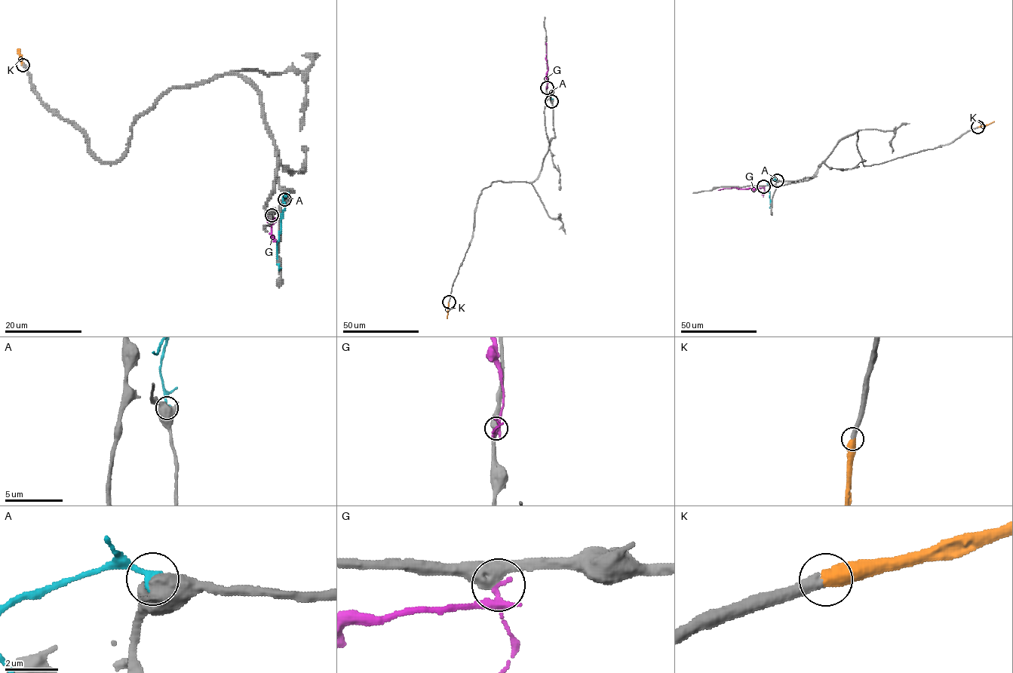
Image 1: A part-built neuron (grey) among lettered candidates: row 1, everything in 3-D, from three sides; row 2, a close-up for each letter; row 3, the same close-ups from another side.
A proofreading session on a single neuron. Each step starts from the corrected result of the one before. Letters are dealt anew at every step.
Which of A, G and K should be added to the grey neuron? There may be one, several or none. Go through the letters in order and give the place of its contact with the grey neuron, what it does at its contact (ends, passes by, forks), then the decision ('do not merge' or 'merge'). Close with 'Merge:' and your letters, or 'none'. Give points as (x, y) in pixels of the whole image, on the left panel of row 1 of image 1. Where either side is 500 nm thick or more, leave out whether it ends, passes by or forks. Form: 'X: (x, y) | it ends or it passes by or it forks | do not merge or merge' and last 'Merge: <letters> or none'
A: (284, 199) | do not merge
G: (271, 215) | do not merge
K: (23, 65) | merge
Merge: K

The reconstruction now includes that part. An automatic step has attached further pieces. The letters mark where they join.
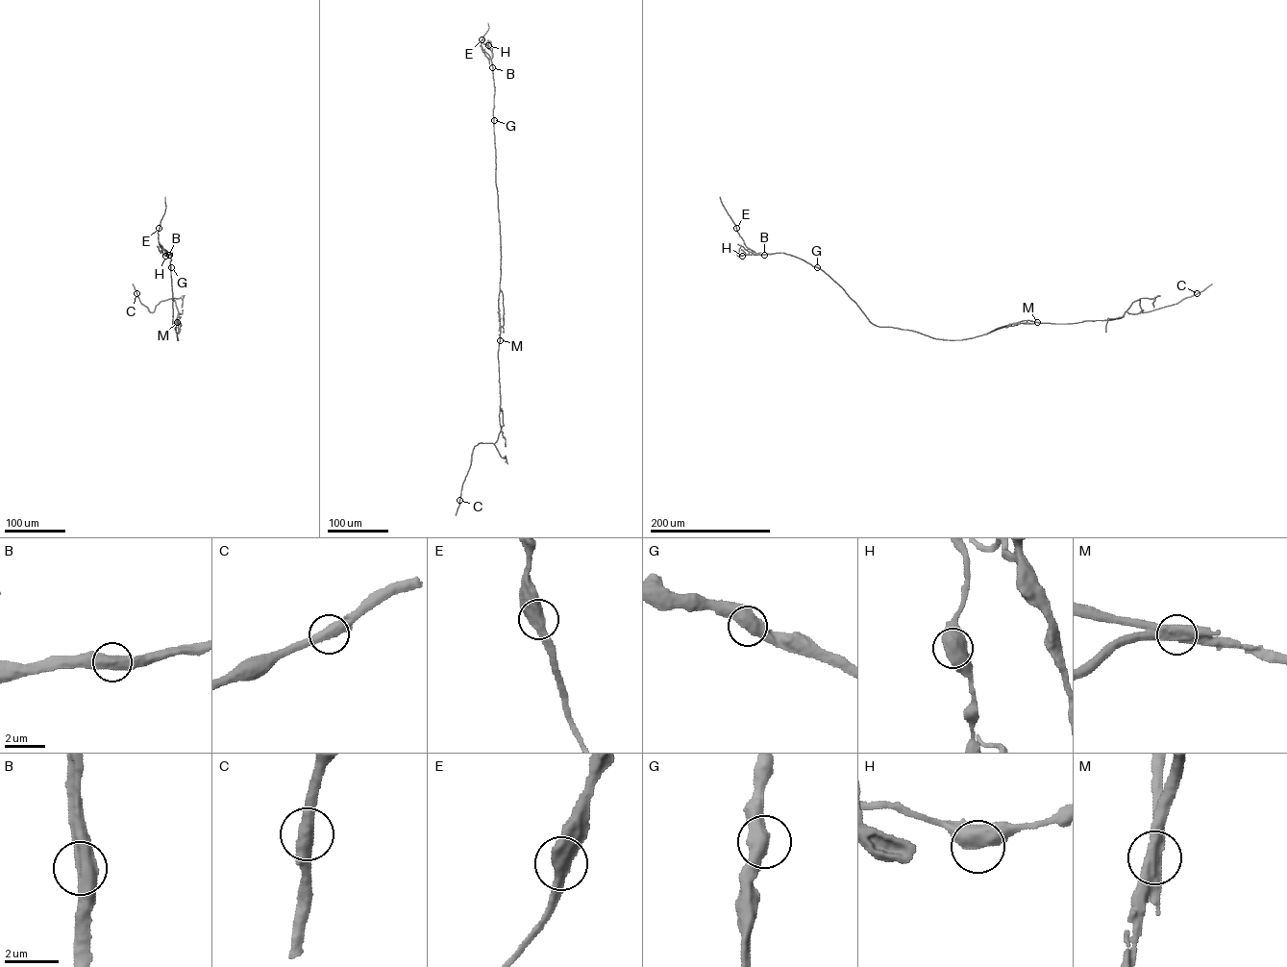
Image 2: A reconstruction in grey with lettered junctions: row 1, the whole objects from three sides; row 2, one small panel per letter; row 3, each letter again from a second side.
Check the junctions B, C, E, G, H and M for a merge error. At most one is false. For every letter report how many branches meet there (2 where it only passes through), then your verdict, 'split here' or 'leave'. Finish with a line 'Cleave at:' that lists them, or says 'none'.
B: branches 2; leave
C: branches 2; leave
E: branches 2; leave
G: branches 2; leave
H: branches 2; leave
M: branches 2; split here
Cleave at: M

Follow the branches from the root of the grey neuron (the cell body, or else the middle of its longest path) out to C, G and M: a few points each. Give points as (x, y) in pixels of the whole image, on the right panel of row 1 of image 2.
C: (955, 340), (1015, 323), (1115, 319), (1140, 298), (1145, 312), (1197, 293)
G: (955, 340), (936, 338), (911, 331), (874, 325), (844, 290), (817, 267)
M: (955, 340), (987, 334), (1014, 323), (1037, 322)

